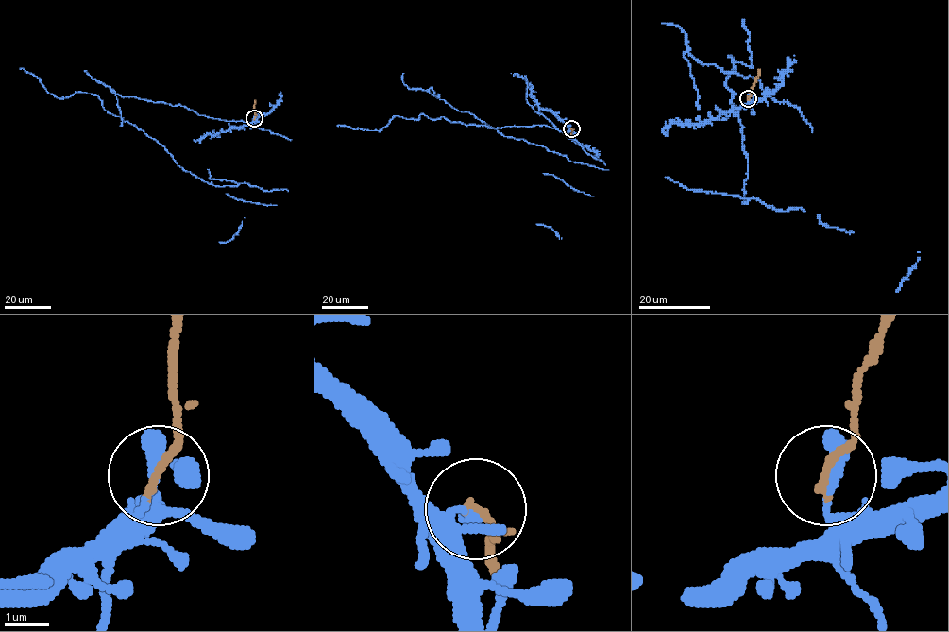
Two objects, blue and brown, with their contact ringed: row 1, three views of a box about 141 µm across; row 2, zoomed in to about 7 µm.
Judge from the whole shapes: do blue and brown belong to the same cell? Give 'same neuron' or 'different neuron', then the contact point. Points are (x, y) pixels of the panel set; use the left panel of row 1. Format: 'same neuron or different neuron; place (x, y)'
different neuron; place (254, 118)

